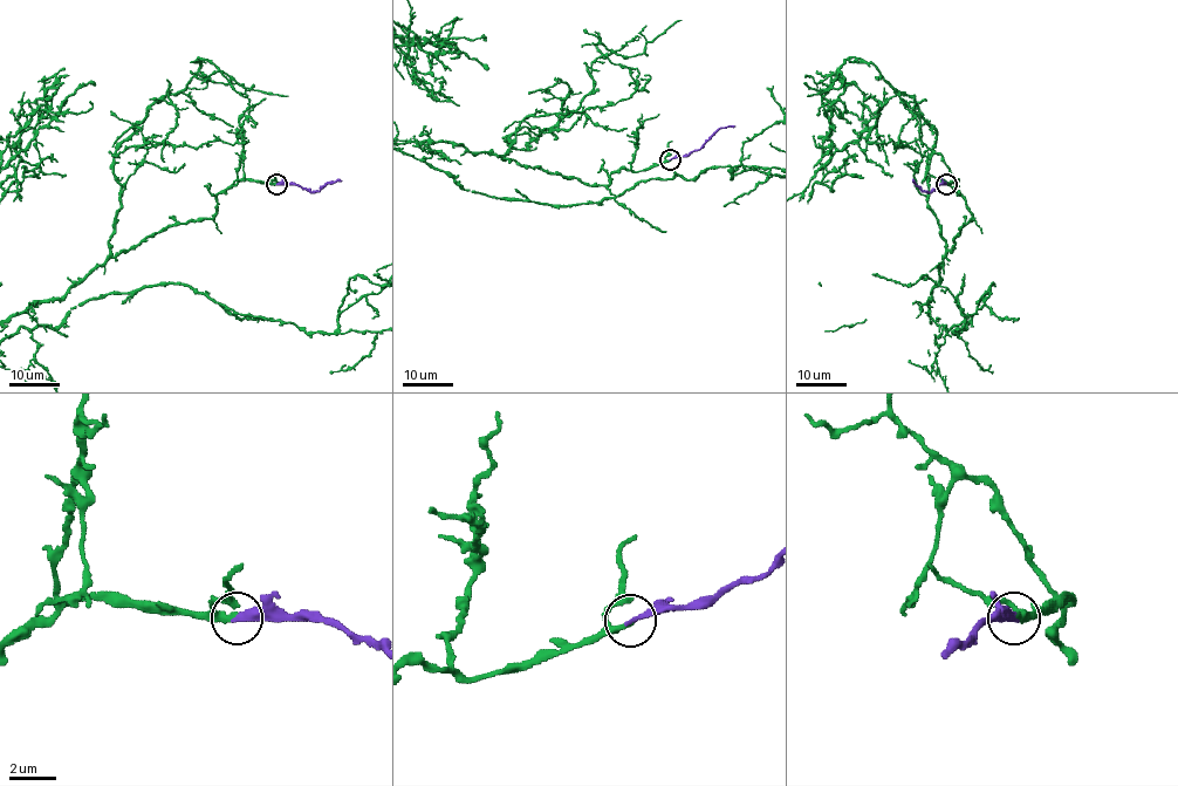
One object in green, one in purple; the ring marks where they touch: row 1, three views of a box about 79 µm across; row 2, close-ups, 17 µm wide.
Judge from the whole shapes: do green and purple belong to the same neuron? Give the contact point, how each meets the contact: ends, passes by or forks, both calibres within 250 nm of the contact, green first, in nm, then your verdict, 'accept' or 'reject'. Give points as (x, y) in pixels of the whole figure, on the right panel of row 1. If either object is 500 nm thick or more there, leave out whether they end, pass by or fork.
place (946, 184); green passes by; purple ends; calibres 200 and 300 nm; accept

